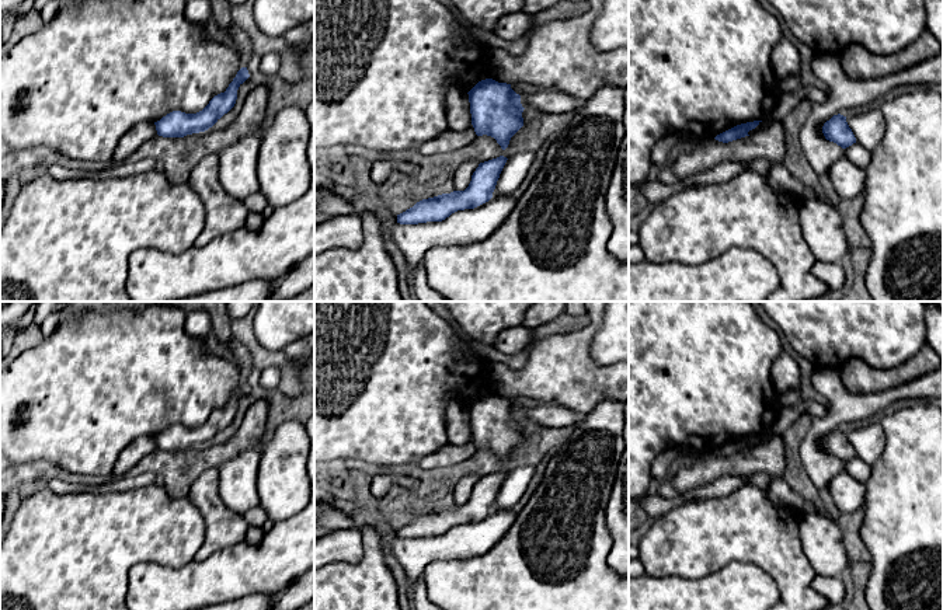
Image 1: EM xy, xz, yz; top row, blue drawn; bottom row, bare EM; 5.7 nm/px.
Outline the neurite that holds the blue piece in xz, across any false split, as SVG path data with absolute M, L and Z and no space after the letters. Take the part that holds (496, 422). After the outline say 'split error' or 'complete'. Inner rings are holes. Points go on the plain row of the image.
M493 393L479 395L469 407L472 439L477 450L491 450L502 464L523 440L521 409L511 398Z; complete

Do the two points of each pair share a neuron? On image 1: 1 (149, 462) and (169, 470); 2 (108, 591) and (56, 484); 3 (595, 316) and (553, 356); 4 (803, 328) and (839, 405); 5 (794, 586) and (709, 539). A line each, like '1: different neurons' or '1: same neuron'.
1: same neuron
2: different neurons
3: same neuron
4: different neurons
5: same neuron

